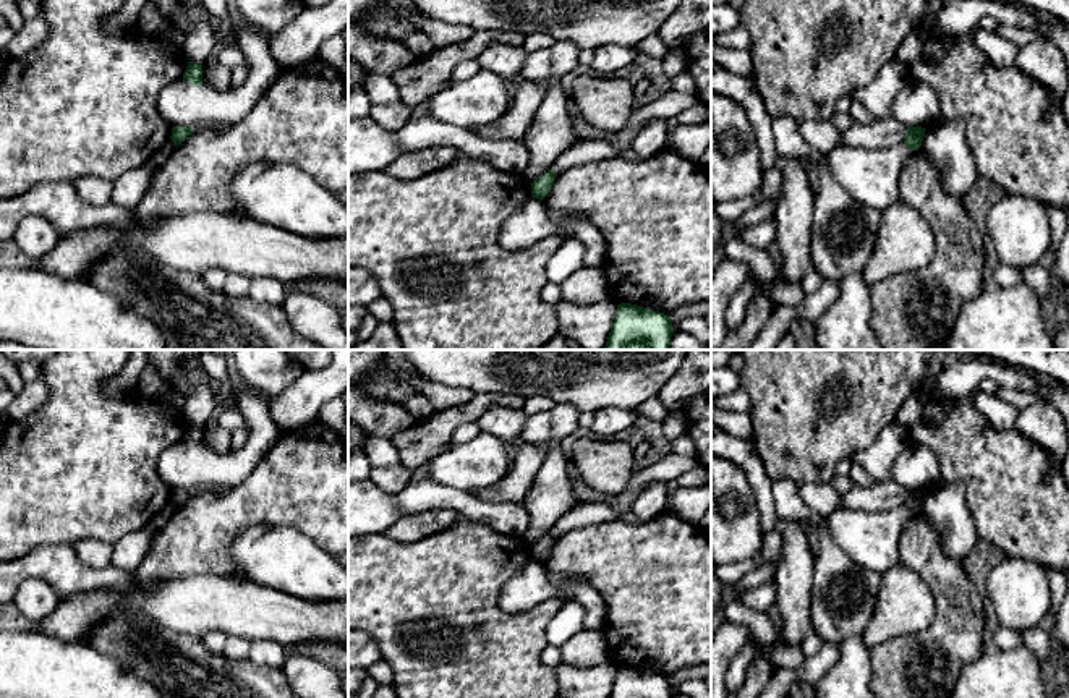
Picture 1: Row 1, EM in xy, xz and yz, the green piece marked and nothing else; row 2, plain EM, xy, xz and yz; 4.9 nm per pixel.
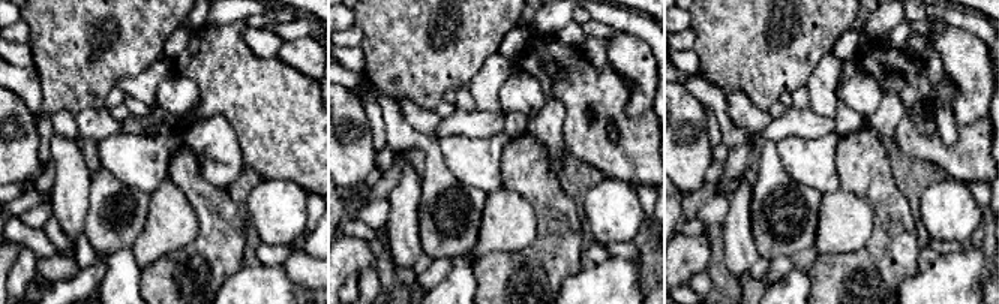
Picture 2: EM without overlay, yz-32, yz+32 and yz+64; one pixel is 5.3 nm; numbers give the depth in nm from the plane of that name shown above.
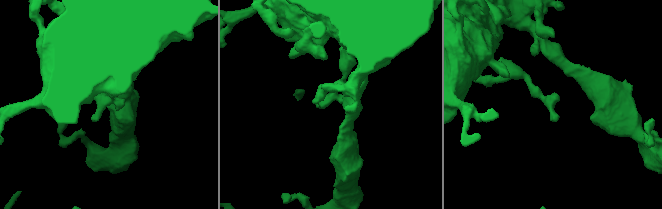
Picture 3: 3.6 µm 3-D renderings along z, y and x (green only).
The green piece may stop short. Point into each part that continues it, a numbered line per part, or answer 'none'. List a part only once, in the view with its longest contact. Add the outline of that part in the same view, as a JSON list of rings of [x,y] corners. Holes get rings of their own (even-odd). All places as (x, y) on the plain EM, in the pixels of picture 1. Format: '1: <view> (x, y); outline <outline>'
none

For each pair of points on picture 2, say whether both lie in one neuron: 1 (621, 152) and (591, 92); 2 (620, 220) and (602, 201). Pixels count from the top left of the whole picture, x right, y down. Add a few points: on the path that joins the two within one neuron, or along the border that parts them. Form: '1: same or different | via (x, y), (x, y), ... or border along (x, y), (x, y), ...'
1: same | via (624, 137), (624, 125), (606, 107)
2: same | via (615, 216), (606, 205)

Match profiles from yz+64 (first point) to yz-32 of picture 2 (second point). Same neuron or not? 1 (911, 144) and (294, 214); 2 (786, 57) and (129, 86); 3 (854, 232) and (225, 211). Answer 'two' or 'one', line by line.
1: two
2: two
3: two

